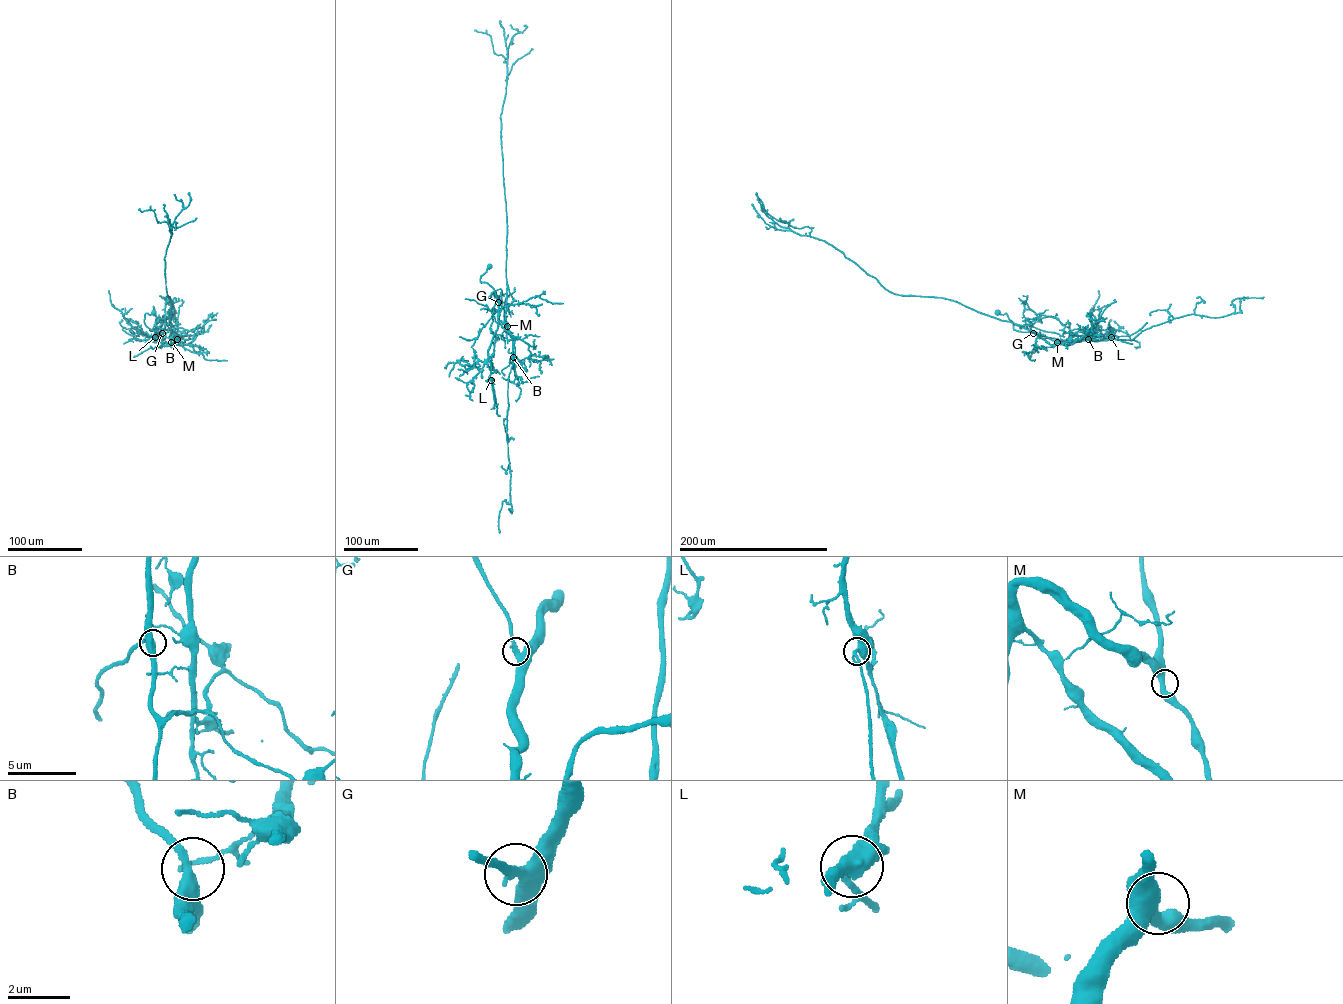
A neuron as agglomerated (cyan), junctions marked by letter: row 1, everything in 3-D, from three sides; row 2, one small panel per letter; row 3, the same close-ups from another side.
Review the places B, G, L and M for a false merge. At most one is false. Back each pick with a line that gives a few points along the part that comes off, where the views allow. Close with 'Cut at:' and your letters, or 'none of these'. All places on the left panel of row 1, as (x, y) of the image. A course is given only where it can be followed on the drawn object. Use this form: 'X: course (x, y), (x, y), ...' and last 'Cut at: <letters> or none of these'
Cut at: none of these

